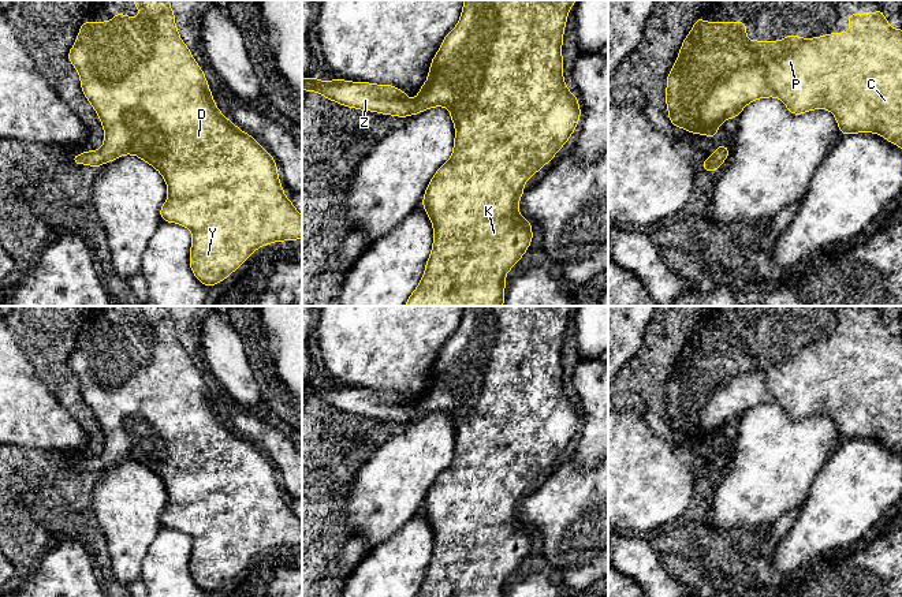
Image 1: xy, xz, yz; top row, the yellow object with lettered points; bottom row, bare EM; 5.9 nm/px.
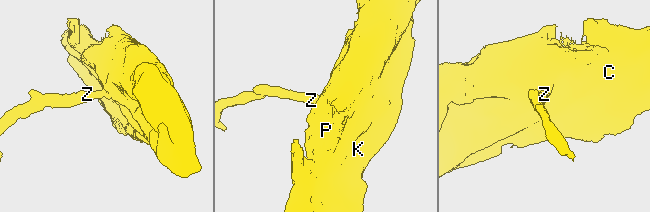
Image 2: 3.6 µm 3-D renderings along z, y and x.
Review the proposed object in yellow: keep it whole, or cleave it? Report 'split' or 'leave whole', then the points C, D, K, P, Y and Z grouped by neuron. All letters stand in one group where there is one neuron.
leave whole | C D K P Y Z

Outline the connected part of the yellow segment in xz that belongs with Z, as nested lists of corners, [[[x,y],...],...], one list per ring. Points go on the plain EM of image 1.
[[[465,306],[461,325],[451,336],[435,361],[426,388],[420,393],[415,404],[410,406],[400,395],[390,391],[373,391],[366,388],[348,388],[333,385],[324,388],[316,384],[302,384],[302,395],[306,398],[318,398],[321,402],[350,414],[373,417],[384,421],[407,424],[420,419],[432,413],[447,413],[451,426],[455,430],[455,448],[451,464],[444,469],[432,484],[426,493],[422,512],[425,514],[433,530],[433,553],[428,564],[421,589],[414,597],[504,597],[506,579],[519,567],[528,556],[533,540],[532,530],[518,518],[518,508],[523,500],[526,486],[540,477],[560,456],[570,441],[574,439],[581,415],[577,403],[569,398],[563,387],[562,347],[569,317],[577,306]]]

